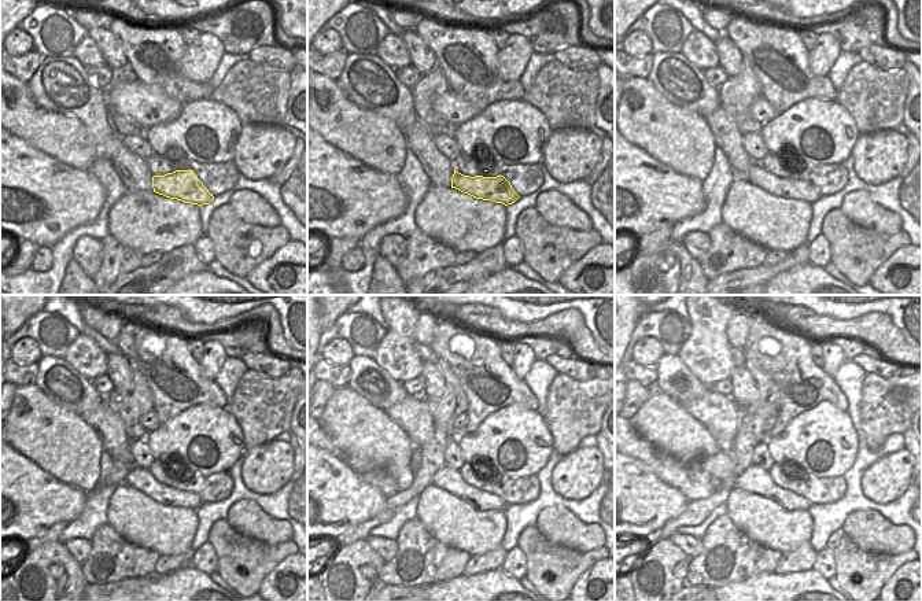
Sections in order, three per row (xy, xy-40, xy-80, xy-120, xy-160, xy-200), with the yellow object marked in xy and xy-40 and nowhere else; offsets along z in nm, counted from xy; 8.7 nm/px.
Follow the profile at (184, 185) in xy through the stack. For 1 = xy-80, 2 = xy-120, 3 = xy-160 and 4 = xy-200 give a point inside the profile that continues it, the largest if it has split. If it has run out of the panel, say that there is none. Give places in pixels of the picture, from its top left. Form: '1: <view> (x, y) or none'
1: xy-80 (788, 188)
2: xy-120 (139, 478)
3: xy-160 (449, 479)
4: xy-200 (755, 479)

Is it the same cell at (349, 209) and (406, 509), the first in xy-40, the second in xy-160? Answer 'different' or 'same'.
different

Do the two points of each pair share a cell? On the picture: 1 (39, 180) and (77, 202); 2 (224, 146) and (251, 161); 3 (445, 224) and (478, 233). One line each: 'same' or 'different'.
1: same
2: different
3: same

